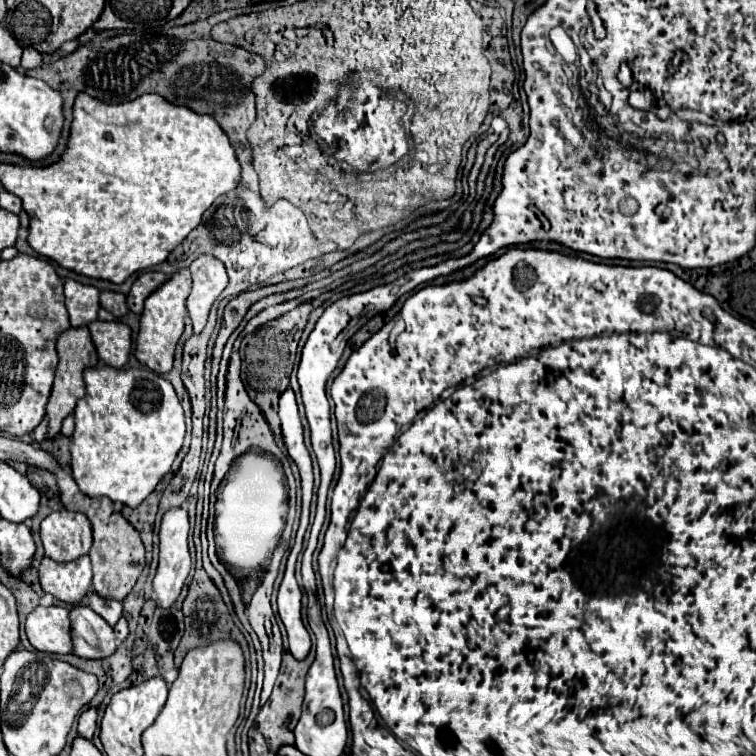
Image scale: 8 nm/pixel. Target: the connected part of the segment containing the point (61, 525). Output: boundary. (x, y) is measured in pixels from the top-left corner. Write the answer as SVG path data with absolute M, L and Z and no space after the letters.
M59 509L41 521L39 535L47 557L55 561L73 561L89 553L91 531L91 521L85 513Z

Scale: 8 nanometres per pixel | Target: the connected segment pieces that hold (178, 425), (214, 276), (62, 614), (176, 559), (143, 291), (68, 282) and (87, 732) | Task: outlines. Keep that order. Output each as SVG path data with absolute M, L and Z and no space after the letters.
M103 365L103 367L87 367L85 369L85 385L87 385L87 393L77 401L75 405L75 411L73 411L73 417L75 417L75 431L73 431L73 439L71 439L71 473L73 473L73 479L75 483L79 485L79 489L89 495L89 497L109 497L111 501L119 501L123 505L129 505L129 507L137 507L155 487L157 483L163 479L163 475L171 469L171 463L175 461L179 449L183 447L183 437L185 437L185 415L183 415L183 407L177 399L177 393L173 389L173 385L161 377L159 373L147 369L147 367L141 367L137 371L131 371L131 369L115 369L115 367L109 367L109 365Z
M199 255L189 269L193 275L193 291L187 299L187 311L193 321L193 331L199 333L207 323L213 301L227 285L227 273L225 265L213 255Z
M37 607L27 615L25 631L37 651L61 655L73 651L69 611L65 607Z
M169 509L165 515L163 515L163 521L161 521L161 531L159 531L159 569L157 569L157 575L153 579L153 589L155 589L155 595L157 595L157 601L159 601L159 607L163 609L169 609L183 585L185 585L185 579L191 571L191 555L189 555L189 519L187 519L187 511L185 509Z
M157 271L141 273L141 275L135 279L135 283L133 283L133 287L131 287L129 295L127 295L127 305L129 305L129 309L131 309L133 313L143 313L143 301L145 301L165 279L167 279L167 275L157 273Z
M65 279L65 305L73 327L91 323L99 311L99 289L75 279Z
M89 707L79 717L79 735L91 739L95 735L95 731L97 731L97 707Z

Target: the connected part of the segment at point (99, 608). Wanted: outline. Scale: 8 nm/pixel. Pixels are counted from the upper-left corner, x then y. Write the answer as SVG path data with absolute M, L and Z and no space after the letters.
M93 591L87 593L87 599L89 599L91 609L99 613L109 625L115 625L119 621L123 605L117 603L117 599L101 599L101 595L93 595Z

